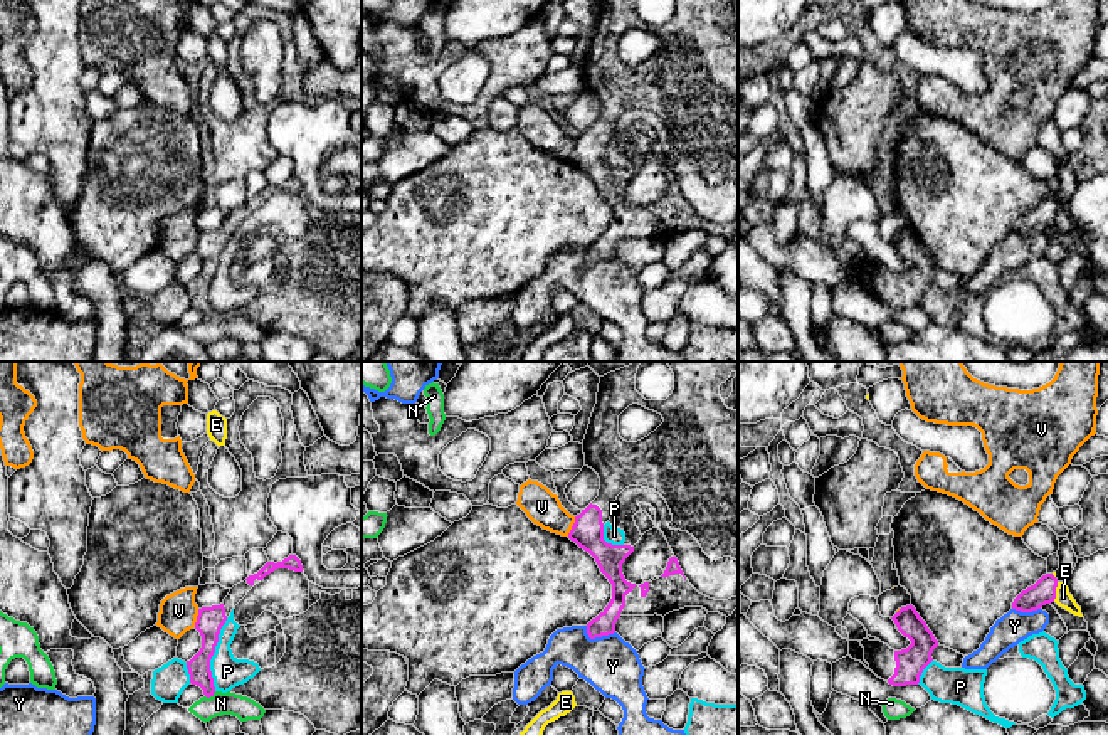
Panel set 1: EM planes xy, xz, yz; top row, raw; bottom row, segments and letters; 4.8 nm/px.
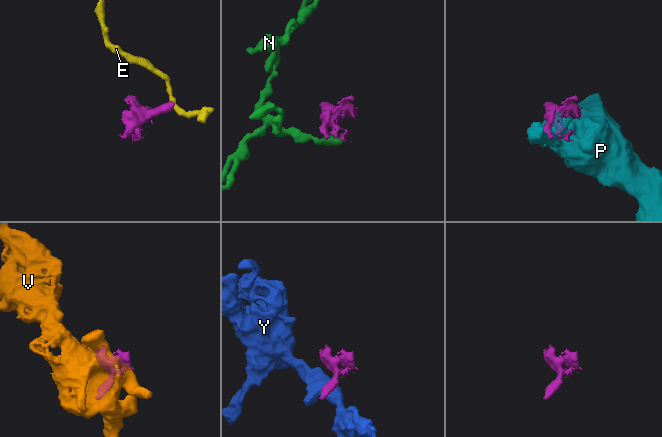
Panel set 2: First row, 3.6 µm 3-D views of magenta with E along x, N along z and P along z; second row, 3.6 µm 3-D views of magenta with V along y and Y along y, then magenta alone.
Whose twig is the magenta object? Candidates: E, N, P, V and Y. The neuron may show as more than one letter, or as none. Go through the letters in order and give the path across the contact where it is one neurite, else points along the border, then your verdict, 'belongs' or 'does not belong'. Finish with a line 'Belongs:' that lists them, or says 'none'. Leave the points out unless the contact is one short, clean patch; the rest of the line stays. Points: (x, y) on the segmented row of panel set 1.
E: border yz (1058, 582), (1053, 601); does not belong
N: border xy (216, 692), (205, 697); does not belong
P: does not belong
V: border xz (575, 517), (567, 535); does not belong
Y: border xz (585, 626), (585, 633), (590, 638), (601, 638), (614, 631); does not belong
Belongs: none

